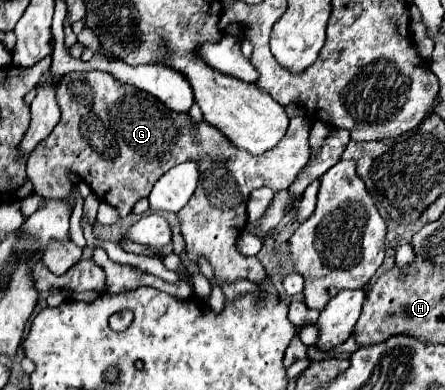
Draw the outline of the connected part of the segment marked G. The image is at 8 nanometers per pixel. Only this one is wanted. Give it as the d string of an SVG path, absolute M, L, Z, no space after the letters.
M104 71L64 75L56 89L56 101L62 111L62 119L56 125L56 129L34 149L34 153L26 161L26 175L28 175L28 181L34 185L34 193L48 199L64 197L64 175L72 171L92 189L92 193L98 199L112 205L120 213L120 217L126 217L130 209L134 207L134 203L148 195L148 191L152 189L152 185L158 181L162 173L166 173L174 165L194 161L198 163L198 173L200 173L198 187L192 193L190 201L178 211L180 233L186 243L188 259L196 265L200 263L200 259L206 259L212 265L214 281L218 287L222 287L224 283L238 281L238 279L248 279L258 285L264 285L266 271L260 265L260 261L240 255L234 243L246 225L248 195L258 187L270 187L274 191L290 187L298 171L306 165L308 155L310 155L310 147L308 147L310 121L304 115L290 119L286 137L283 137L274 149L254 157L234 147L226 139L226 135L214 125L206 121L196 123L190 117L190 113L176 113L168 109L162 101L158 101L154 95L142 89L136 89L132 85L126 85Z

